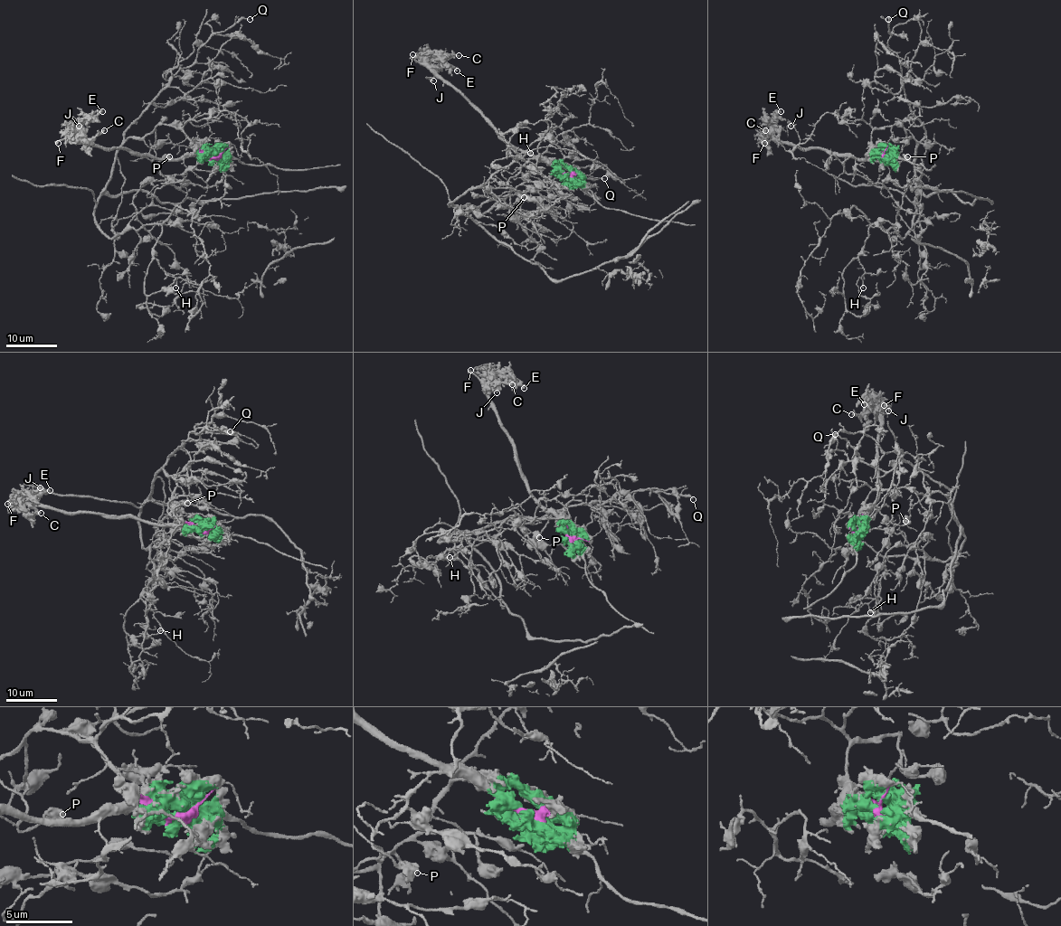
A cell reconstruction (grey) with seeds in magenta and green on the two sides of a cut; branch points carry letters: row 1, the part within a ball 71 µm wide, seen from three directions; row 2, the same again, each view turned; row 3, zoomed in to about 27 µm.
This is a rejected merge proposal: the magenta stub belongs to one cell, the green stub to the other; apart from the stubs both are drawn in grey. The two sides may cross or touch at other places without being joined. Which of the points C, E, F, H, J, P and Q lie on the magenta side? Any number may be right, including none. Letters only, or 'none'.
H, P, Q

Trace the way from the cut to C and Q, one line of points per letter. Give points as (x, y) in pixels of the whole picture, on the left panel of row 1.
C: (213, 158), (134, 155), (124, 149), (105, 149), (80, 143), (73, 137), (96, 137), (105, 130)
Q: (213, 158), (174, 127), (160, 124), (125, 142), (125, 130), (180, 69), (193, 62), (212, 34), (249, 19)

